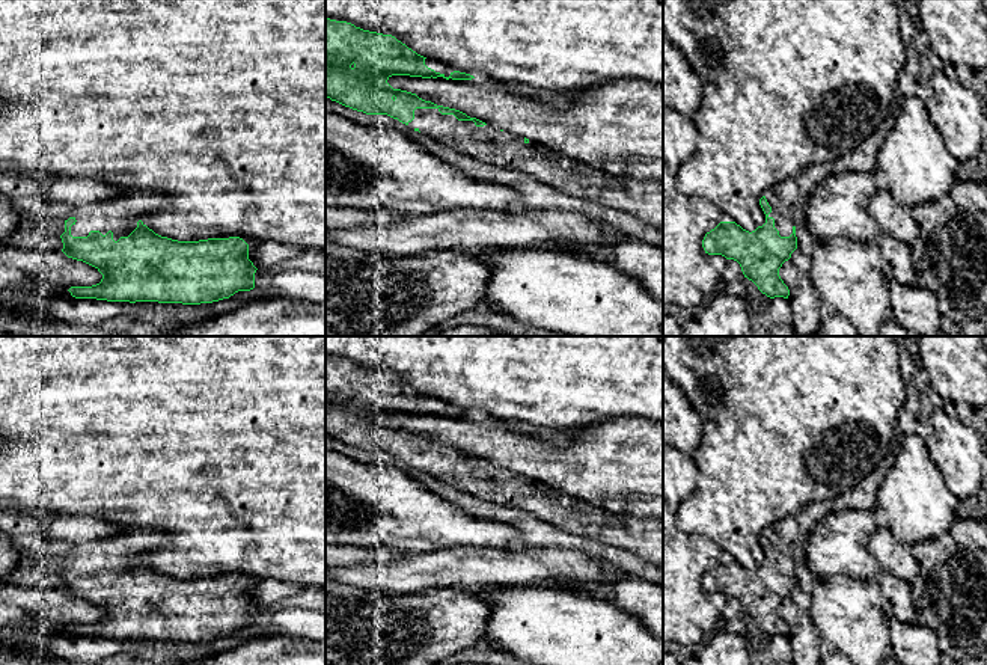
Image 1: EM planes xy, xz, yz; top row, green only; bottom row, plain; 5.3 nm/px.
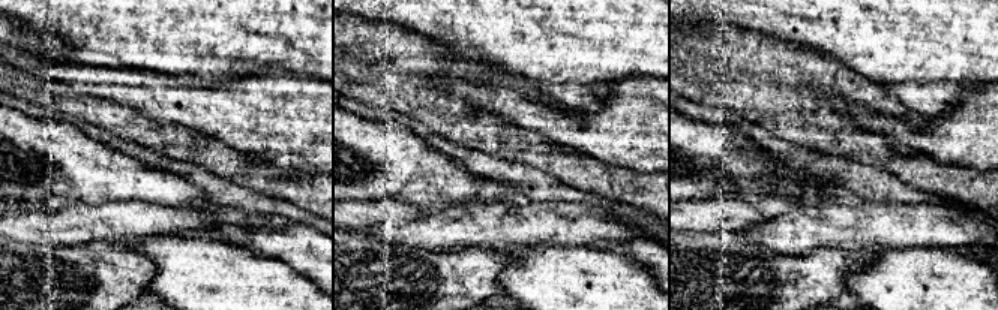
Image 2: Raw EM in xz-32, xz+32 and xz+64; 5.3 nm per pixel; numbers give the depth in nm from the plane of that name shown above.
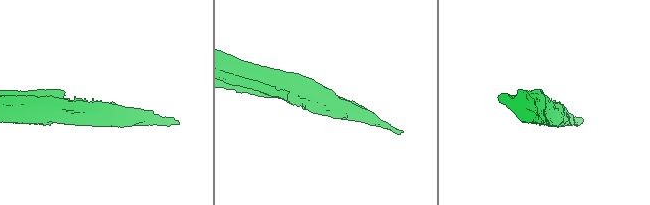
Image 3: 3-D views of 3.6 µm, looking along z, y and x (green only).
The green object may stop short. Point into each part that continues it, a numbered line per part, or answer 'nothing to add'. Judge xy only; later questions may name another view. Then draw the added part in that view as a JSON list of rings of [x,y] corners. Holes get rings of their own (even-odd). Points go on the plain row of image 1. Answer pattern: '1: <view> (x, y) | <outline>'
1: xy (119, 552) | [[[128,528],[127,531],[102,540],[81,541],[77,544],[72,575],[87,575],[90,568],[105,573],[113,570],[113,578],[128,575],[148,550],[167,544],[167,537],[160,529]]]

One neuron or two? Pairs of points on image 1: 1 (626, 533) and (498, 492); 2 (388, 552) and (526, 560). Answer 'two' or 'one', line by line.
1: one
2: two

